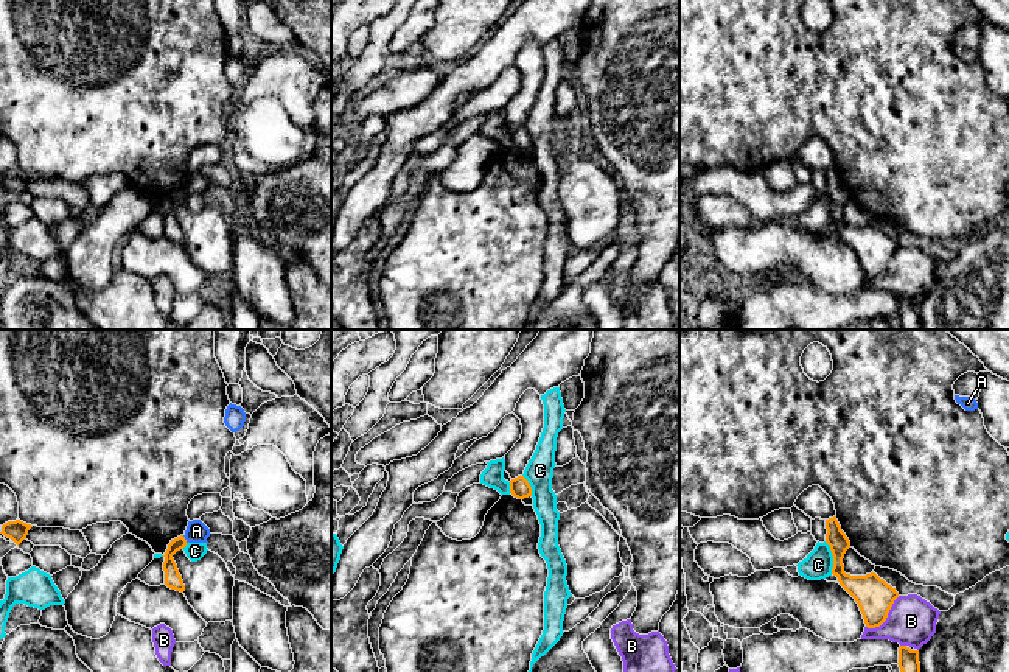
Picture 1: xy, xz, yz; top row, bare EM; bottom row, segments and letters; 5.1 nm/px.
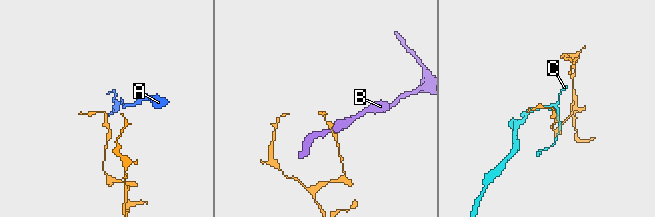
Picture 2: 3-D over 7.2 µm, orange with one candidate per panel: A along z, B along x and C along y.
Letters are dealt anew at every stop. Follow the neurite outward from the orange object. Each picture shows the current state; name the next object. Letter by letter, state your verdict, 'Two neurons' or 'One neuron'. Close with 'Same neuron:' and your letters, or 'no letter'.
A: Two neurons
B: Two neurons
C: Two neurons
Same neuron: no letter

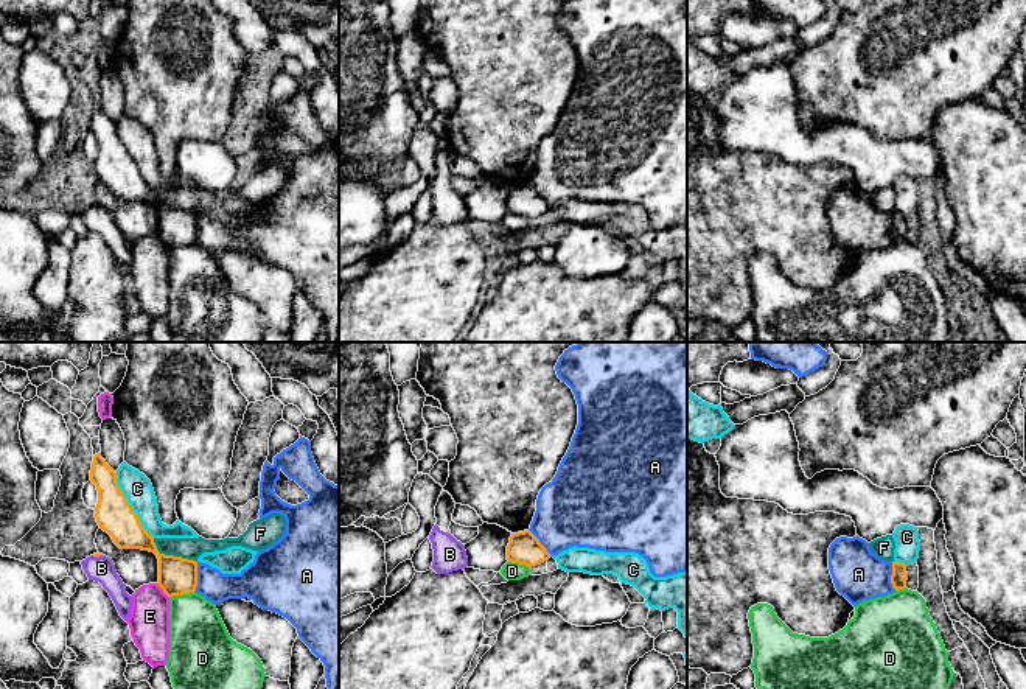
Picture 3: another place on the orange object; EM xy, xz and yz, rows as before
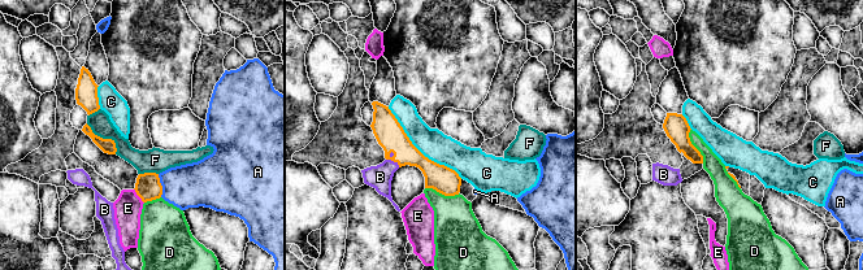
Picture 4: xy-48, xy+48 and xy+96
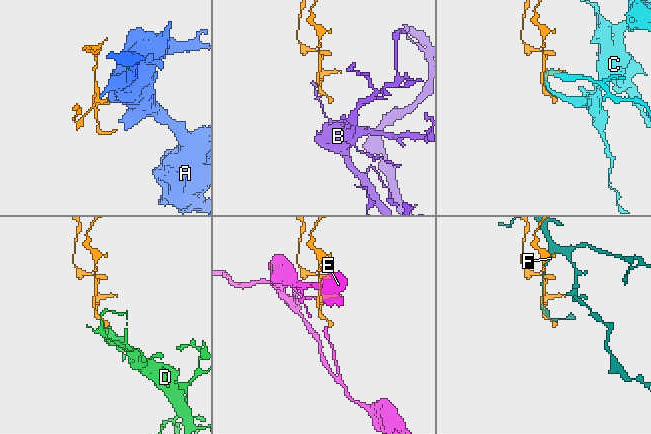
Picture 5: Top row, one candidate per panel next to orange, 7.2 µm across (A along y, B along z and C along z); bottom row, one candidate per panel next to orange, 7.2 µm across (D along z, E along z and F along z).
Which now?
A: Two neurons
B: One neuron
C: Two neurons
D: Two neurons
E: Two neurons
F: Two neurons
Same neuron: B

